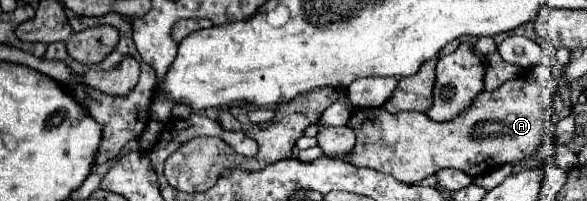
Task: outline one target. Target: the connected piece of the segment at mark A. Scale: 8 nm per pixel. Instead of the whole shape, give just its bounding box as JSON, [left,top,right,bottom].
[342,63,558,183]

